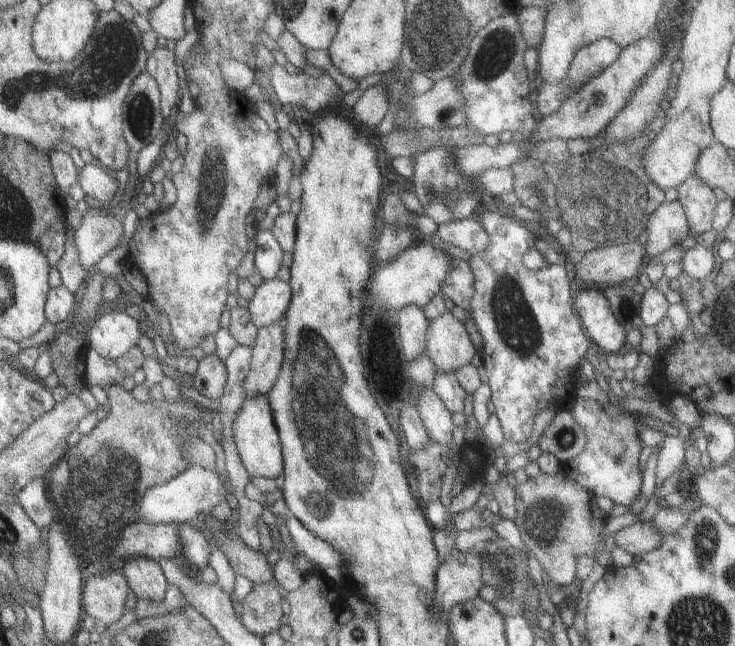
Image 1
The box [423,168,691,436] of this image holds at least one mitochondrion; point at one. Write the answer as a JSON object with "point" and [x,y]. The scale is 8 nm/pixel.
{"point":[515,319]}

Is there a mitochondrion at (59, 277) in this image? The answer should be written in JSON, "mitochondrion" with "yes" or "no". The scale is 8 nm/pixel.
{"mitochondrion":"no"}

